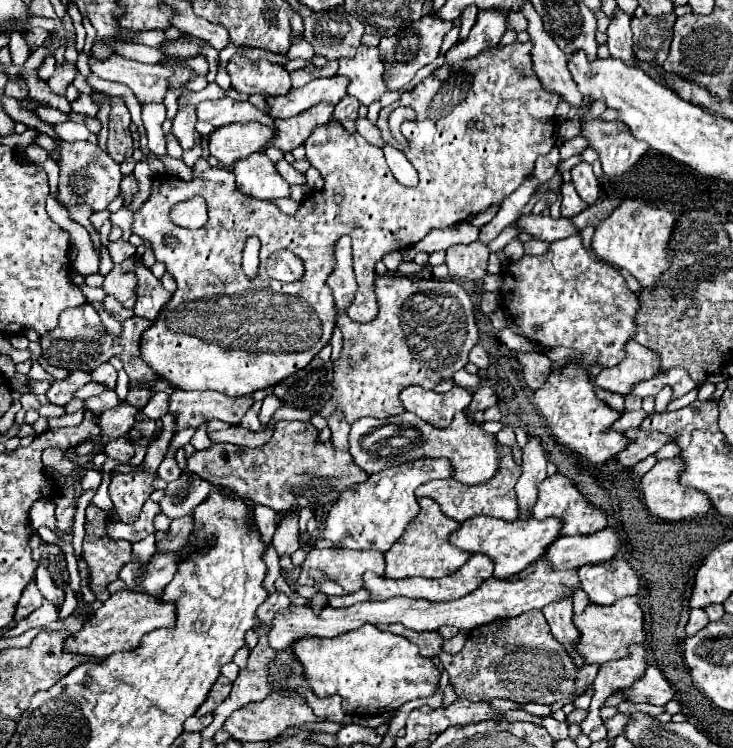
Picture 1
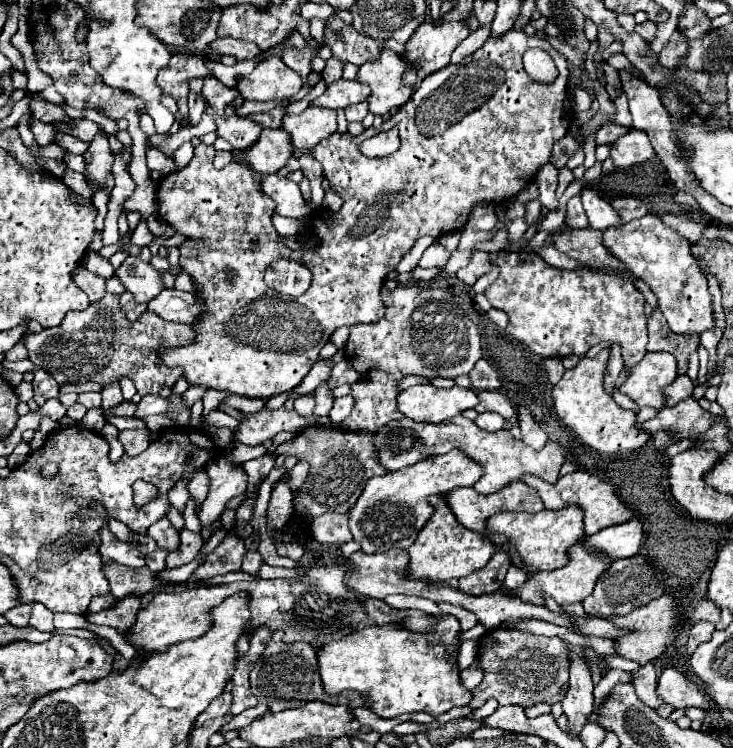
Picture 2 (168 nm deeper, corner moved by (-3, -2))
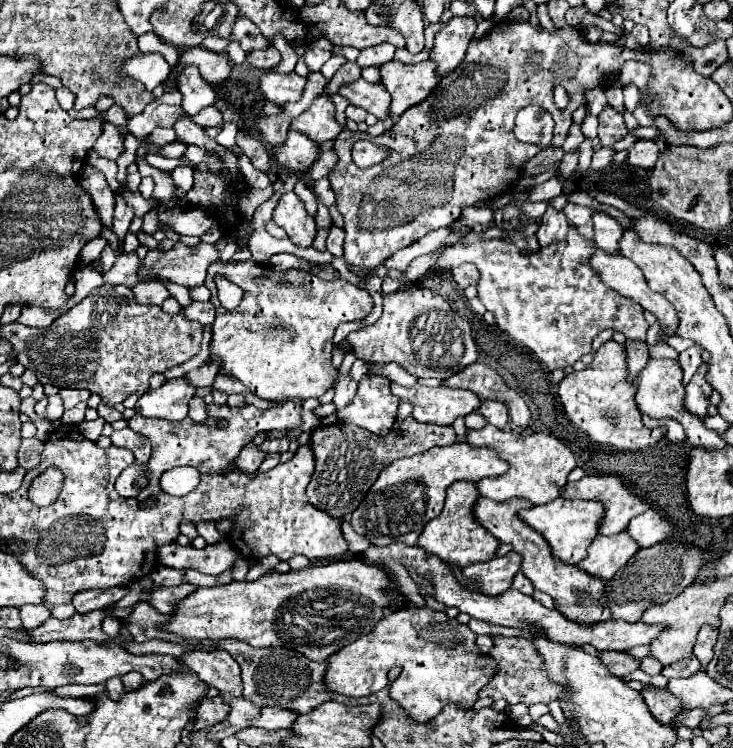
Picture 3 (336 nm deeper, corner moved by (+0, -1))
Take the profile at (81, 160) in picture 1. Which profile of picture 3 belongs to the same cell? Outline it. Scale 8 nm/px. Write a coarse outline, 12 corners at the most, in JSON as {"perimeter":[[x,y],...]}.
{"perimeter":[[112,123],[104,131],[94,151],[106,159],[124,153],[124,137]]}

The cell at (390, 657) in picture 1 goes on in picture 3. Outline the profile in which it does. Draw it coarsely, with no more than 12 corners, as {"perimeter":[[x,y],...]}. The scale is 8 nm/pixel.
{"perimeter":[[406,607],[328,659],[348,697],[416,721],[470,709],[498,665],[444,611]]}

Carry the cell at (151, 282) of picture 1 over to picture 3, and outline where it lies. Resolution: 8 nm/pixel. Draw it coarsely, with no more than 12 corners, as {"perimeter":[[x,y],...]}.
{"perimeter":[[192,301],[182,313],[200,325],[212,325],[214,305]]}

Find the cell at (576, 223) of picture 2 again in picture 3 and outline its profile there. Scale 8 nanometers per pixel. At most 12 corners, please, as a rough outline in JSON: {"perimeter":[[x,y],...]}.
{"perimeter":[[568,203],[562,211],[584,237],[594,237],[590,207]]}

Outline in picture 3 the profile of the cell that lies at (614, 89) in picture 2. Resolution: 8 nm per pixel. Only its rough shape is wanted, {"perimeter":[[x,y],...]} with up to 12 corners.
{"perimeter":[[620,87],[606,89],[610,107],[624,115],[624,95]]}

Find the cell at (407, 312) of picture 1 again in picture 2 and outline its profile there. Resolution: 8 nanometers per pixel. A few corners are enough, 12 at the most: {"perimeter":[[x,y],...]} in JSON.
{"perimeter":[[445,288],[381,290],[385,316],[351,326],[359,374],[343,426],[403,414],[407,374],[457,378],[477,326]]}

